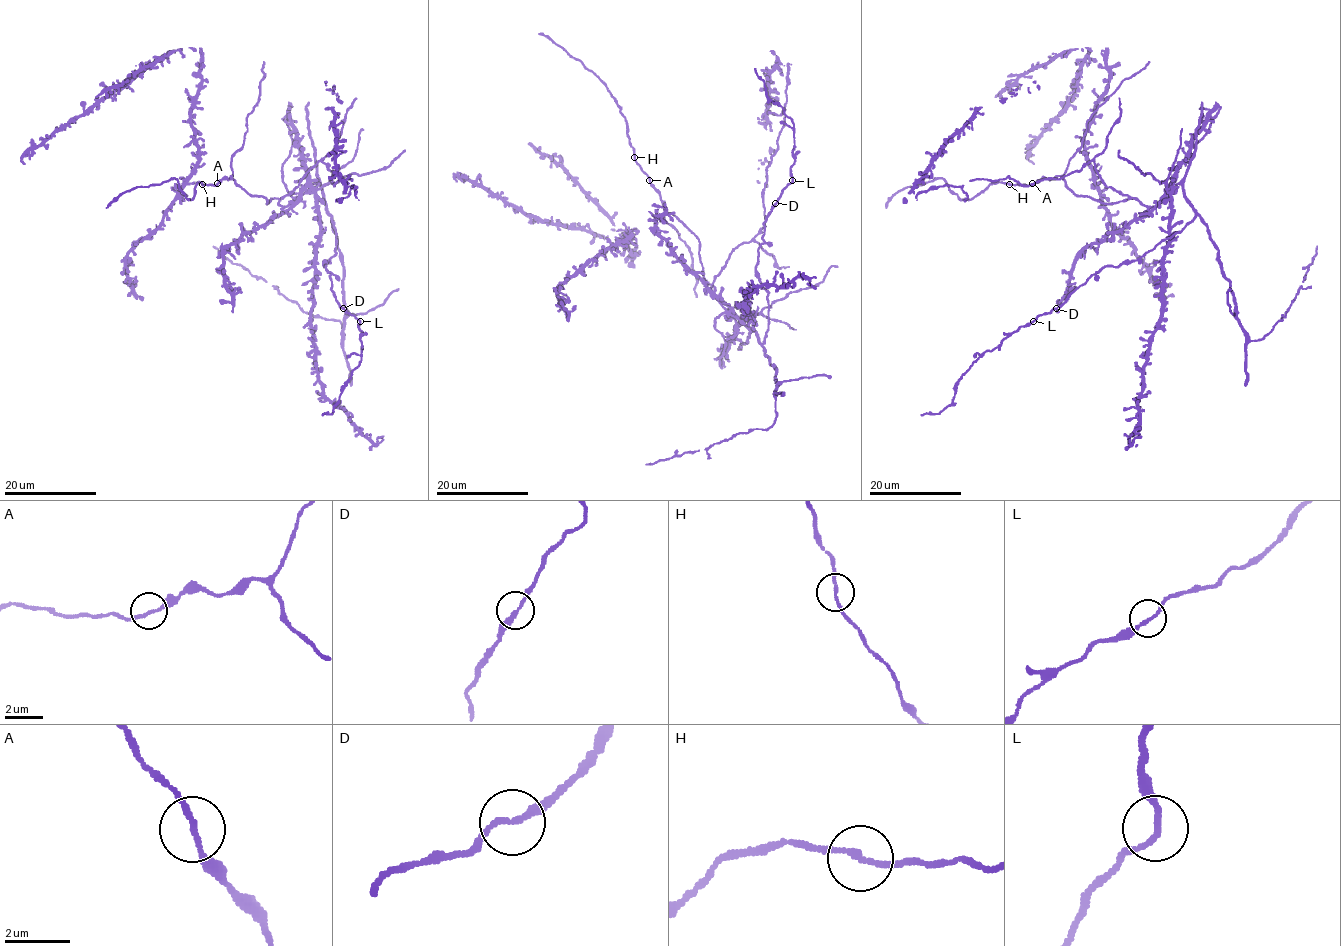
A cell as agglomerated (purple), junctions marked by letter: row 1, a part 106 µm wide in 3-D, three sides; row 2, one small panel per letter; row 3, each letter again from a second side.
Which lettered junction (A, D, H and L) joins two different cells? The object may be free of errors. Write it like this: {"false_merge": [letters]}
{"false_merge": []}

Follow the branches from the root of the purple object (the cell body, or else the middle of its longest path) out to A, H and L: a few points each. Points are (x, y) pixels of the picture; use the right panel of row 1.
A: (1122, 200), (1106, 204), (1077, 196), (1060, 176), (1041, 178), (1033, 183)
H: (1122, 200), (1106, 204), (1077, 196), (1060, 176), (1041, 178), (1029, 185), (1010, 184)
L: (1122, 200), (1137, 198), (1155, 206), (1180, 183), (1196, 214), (1139, 258), (1102, 266), (1064, 302), (1033, 321)

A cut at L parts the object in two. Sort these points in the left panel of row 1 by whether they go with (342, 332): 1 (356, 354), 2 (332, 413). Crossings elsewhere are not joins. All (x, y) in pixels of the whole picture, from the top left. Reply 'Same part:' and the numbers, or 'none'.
Same part: none

